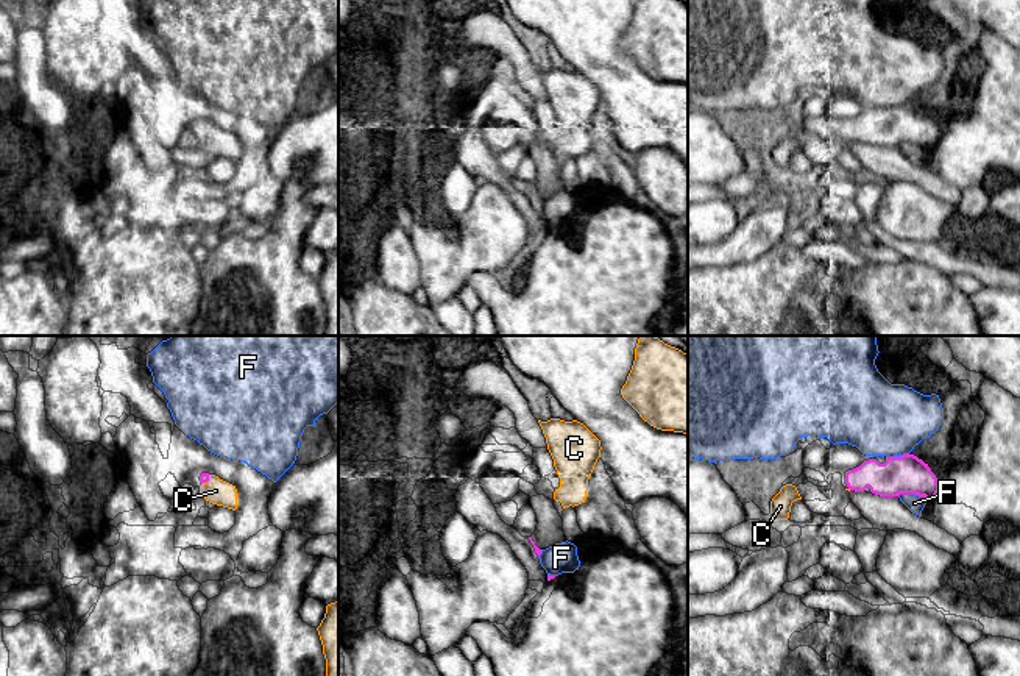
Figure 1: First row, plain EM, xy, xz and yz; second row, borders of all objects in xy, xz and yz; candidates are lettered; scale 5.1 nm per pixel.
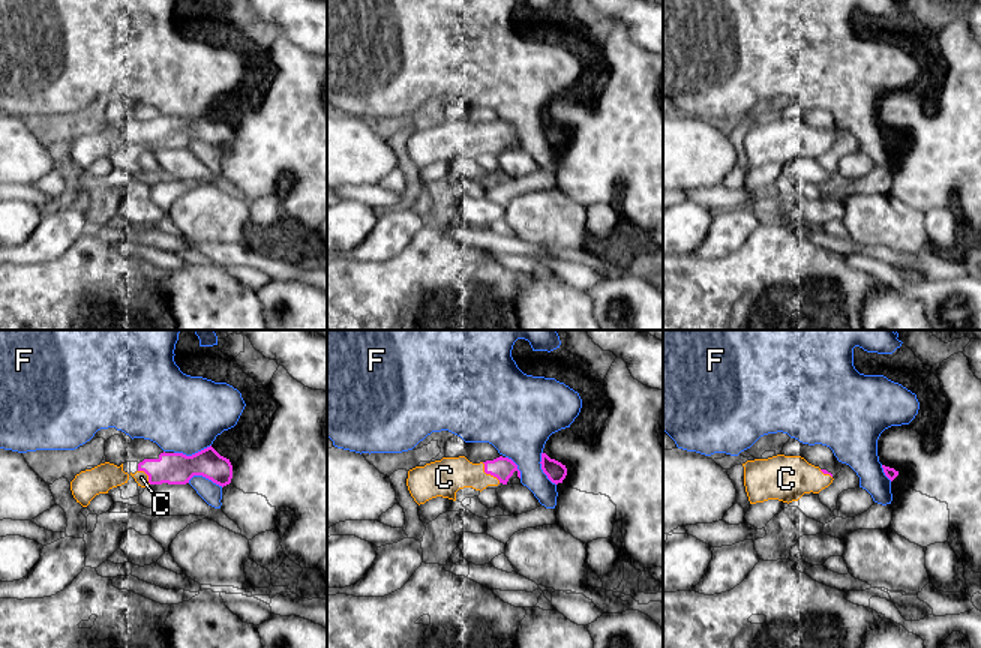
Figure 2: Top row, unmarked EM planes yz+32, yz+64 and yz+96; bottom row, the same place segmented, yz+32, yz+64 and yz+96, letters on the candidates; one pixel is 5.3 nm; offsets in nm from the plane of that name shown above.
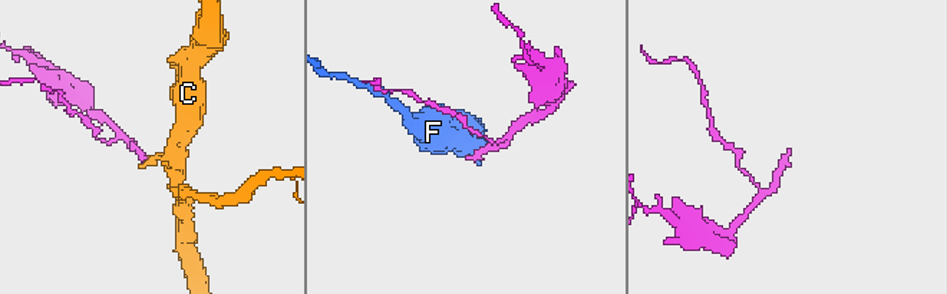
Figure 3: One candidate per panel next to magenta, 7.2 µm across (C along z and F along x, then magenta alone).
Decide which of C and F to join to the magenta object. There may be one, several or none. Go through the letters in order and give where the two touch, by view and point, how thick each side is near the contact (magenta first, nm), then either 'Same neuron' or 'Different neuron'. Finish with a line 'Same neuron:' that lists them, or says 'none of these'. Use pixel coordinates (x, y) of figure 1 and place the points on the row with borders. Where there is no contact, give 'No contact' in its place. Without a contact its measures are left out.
C: Touches magenta at xy (206, 481). Thickness 50 nm (magenta) against 140 nm. Same neuron
F: Touches magenta at yz (913, 492). Thickness 200 nm (magenta) against 90 nm. Different neuron
Same neuron: C

